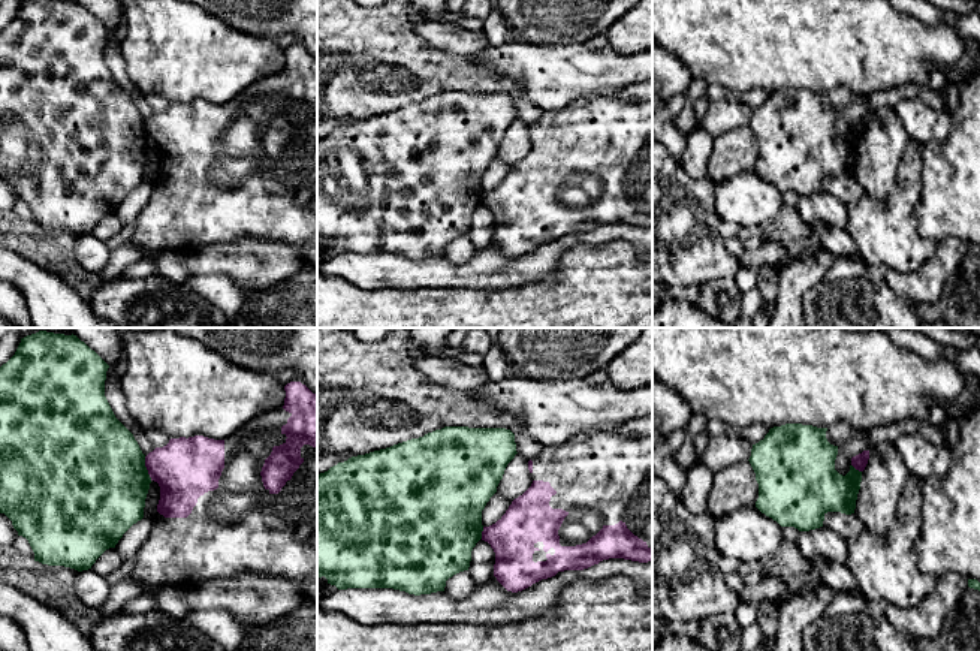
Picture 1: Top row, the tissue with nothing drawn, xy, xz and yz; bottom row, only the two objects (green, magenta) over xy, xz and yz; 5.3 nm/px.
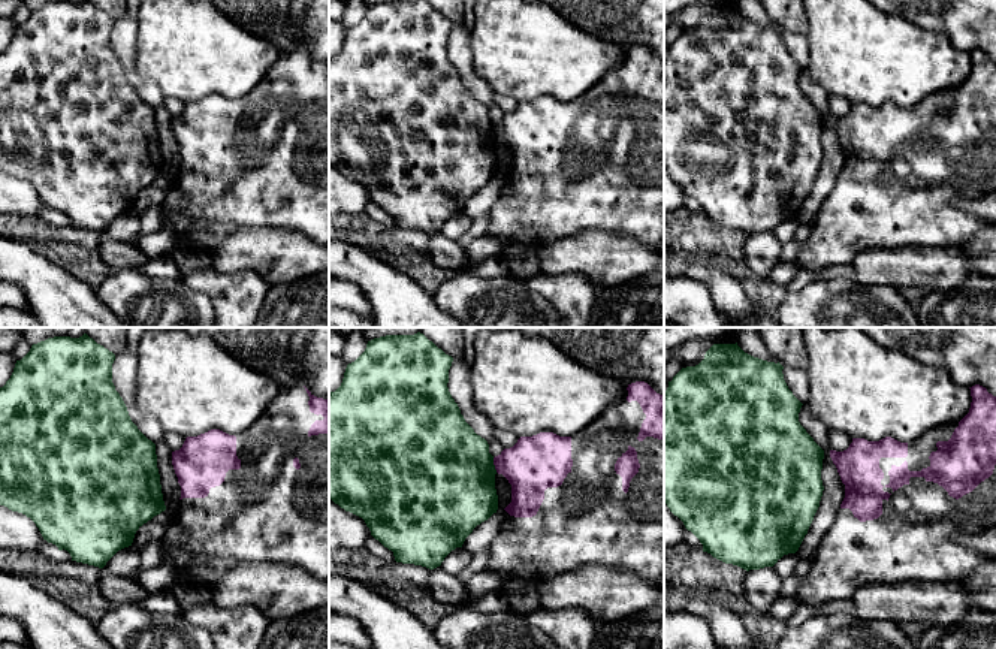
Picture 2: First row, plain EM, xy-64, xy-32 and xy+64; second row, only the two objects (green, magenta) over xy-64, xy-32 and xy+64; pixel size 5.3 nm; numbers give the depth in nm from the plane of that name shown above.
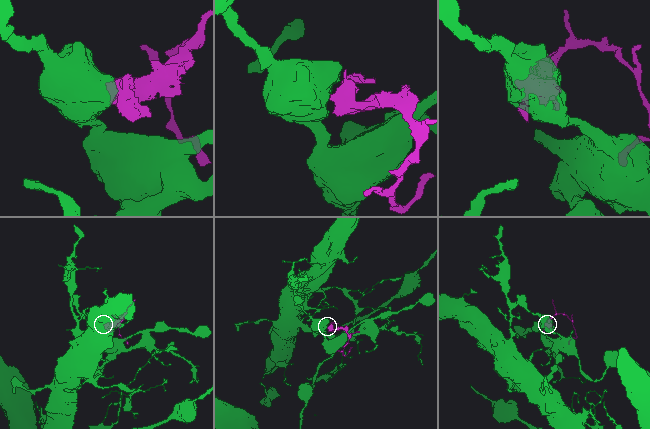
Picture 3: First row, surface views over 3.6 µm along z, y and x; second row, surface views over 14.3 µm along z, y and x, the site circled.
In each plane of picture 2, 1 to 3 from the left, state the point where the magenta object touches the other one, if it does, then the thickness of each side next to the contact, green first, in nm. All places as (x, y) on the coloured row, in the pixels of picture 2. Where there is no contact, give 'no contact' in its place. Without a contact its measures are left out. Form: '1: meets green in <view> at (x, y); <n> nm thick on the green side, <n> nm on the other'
1: no contact
2: meets green in xy-32 at (494, 465); 500 nm thick on the green side, 300 nm on the other
3: no contact

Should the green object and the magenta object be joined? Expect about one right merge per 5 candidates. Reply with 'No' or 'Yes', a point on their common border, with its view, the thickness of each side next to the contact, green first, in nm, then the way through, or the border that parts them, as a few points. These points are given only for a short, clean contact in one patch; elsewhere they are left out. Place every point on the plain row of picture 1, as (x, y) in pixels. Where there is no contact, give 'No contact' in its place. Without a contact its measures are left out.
No. Touches green at xy (145, 133). Thickness 500 nm (green) against 320 nm. Boundary: xy (144, 121), (144, 130), (151, 144)

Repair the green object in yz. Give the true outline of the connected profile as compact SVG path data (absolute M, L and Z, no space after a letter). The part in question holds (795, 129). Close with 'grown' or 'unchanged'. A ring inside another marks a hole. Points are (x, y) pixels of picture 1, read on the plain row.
M785 88L771 93L763 105L753 109L748 126L759 148L756 172L777 186L781 192L794 192L799 196L809 196L823 192L824 180L827 177L854 178L862 136L850 130L850 136L842 141L835 135L838 111L827 106L826 96L827 93L817 93L812 90Z; unchanged

